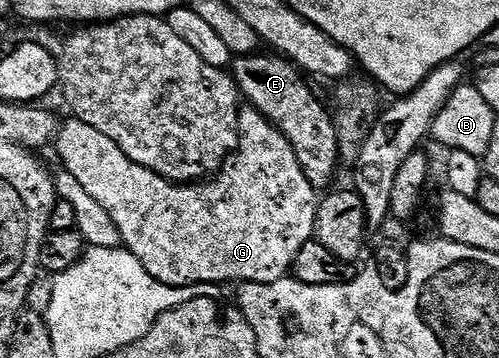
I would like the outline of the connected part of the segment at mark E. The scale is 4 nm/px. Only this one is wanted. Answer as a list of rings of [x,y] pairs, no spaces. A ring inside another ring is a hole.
[[[257,53],[242,55],[235,60],[234,78],[237,88],[251,108],[260,111],[290,141],[306,181],[318,193],[324,193],[333,186],[336,179],[336,166],[341,166],[338,134],[335,133],[333,112],[320,104],[318,96],[307,83],[305,72],[279,53]]]

